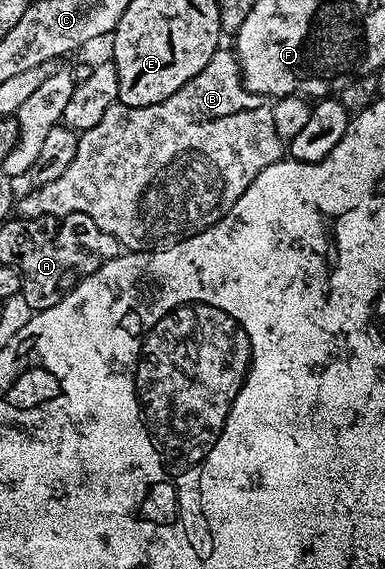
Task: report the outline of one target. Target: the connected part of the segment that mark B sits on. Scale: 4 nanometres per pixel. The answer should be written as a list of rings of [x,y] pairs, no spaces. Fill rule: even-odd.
[[[224,46],[217,48],[214,58],[210,58],[210,62],[206,62],[206,66],[202,66],[202,70],[198,70],[198,74],[194,74],[194,78],[190,78],[190,82],[186,82],[186,86],[174,90],[174,94],[170,94],[170,98],[166,98],[154,106],[135,108],[119,102],[112,104],[96,126],[79,133],[77,153],[66,170],[58,178],[55,178],[54,182],[33,187],[32,192],[26,193],[21,200],[19,197],[19,215],[24,218],[38,216],[59,218],[75,212],[86,214],[86,218],[94,218],[94,222],[98,222],[98,226],[102,226],[102,230],[106,230],[106,234],[114,234],[114,238],[119,242],[121,249],[130,252],[156,252],[159,248],[169,248],[202,230],[206,230],[214,222],[221,220],[230,210],[230,206],[234,206],[234,202],[238,202],[238,198],[242,198],[246,186],[250,186],[250,182],[254,182],[254,178],[258,178],[258,174],[262,174],[262,170],[266,170],[266,166],[270,166],[275,160],[281,159],[286,152],[278,130],[274,130],[272,104],[265,97],[250,91],[245,86],[244,79],[240,76],[240,61],[237,60],[235,51],[228,49],[227,52],[226,48]]]

